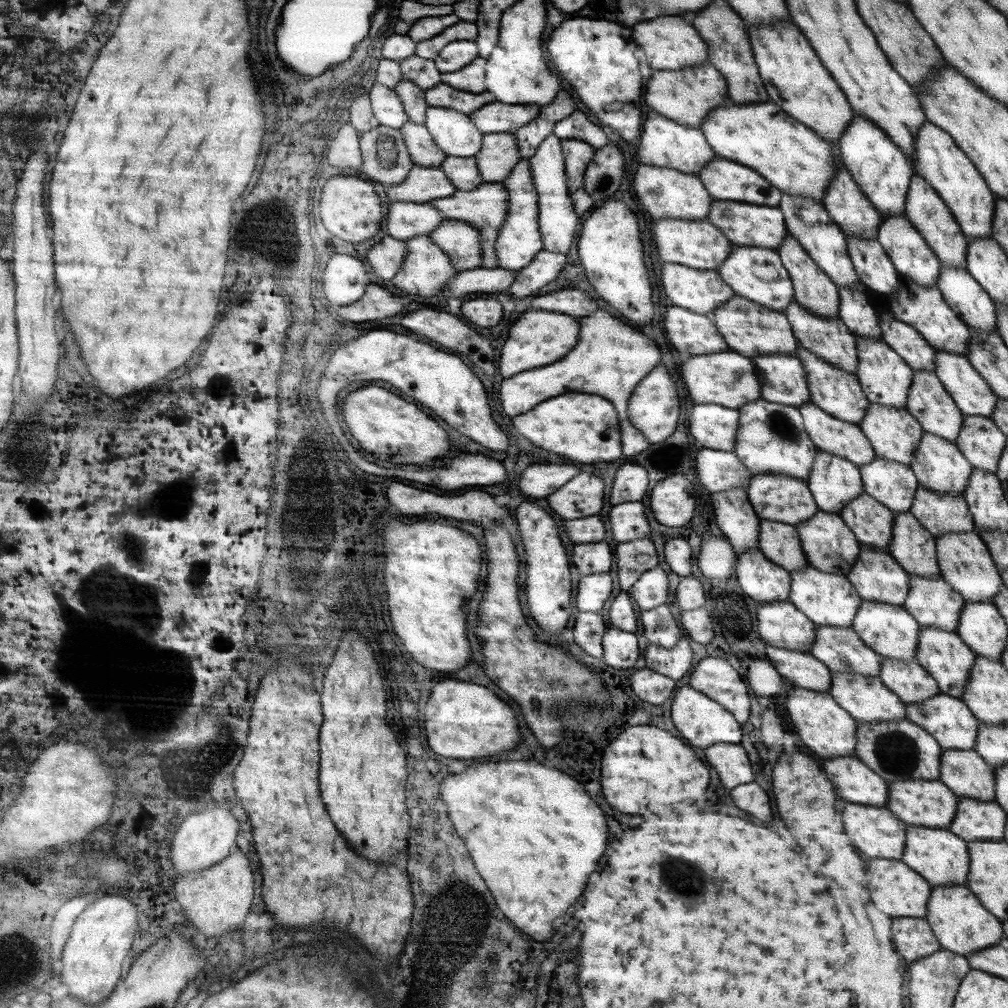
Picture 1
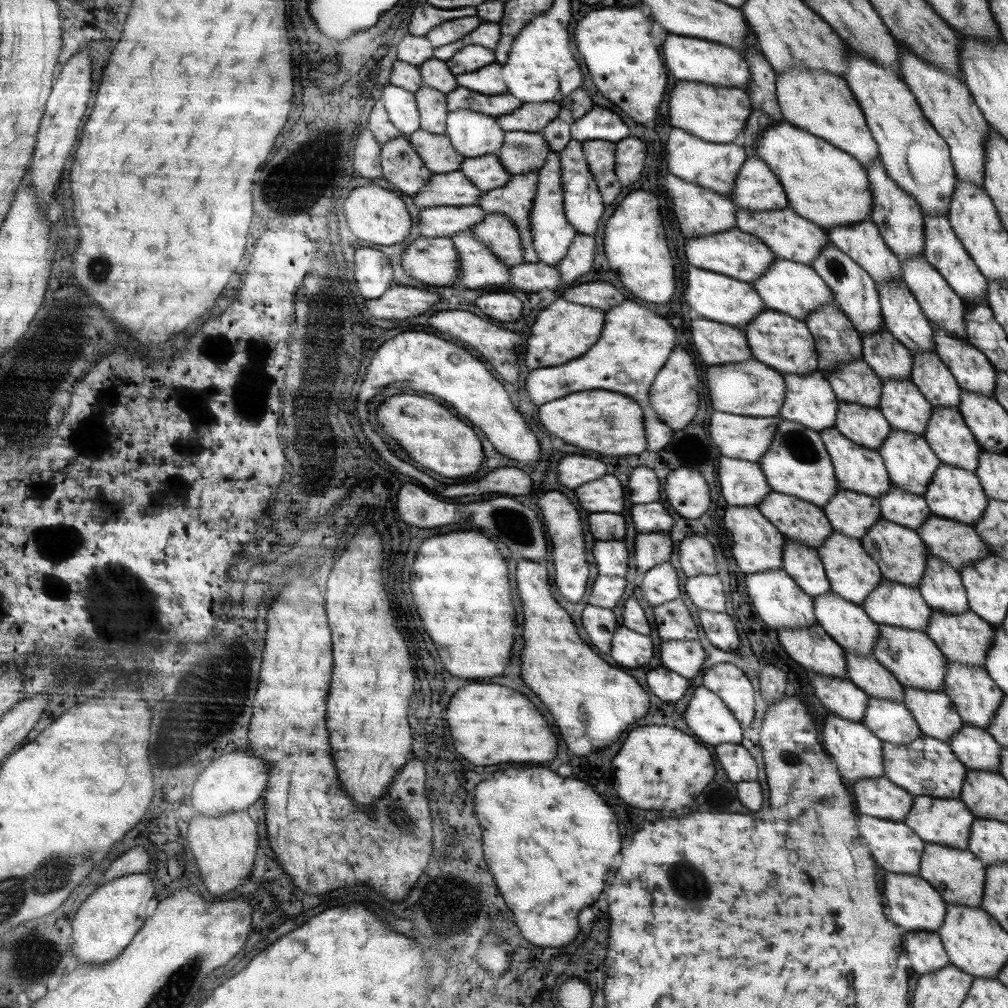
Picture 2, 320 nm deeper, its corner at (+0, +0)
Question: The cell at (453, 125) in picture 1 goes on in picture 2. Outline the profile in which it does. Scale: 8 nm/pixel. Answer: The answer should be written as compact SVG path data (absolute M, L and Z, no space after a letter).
M471 110L448 111L444 135L465 158L497 154L504 144L504 133L490 116Z

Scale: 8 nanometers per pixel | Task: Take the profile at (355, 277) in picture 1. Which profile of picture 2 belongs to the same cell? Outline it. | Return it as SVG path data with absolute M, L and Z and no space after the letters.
M361 248L357 252L357 288L363 298L379 298L393 282L391 278L393 270L385 254L373 248Z

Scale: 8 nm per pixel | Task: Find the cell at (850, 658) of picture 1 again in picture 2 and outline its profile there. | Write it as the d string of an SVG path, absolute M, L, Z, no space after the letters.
M845 652L849 680L869 697L904 702L904 690L899 681L873 656Z

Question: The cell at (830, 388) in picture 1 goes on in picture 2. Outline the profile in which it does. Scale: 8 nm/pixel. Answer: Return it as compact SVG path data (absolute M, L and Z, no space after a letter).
M837 402L834 428L853 444L875 451L879 450L893 430L879 408L865 408L845 402Z

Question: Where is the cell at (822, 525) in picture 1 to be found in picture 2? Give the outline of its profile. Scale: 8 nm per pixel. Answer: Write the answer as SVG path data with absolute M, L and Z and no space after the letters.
M832 531L823 547L816 551L823 562L824 572L831 584L831 591L843 600L848 600L853 604L861 605L868 595L876 590L878 584L882 582L883 574L880 572L876 561L865 552L865 548L860 544L860 540L847 537L840 532Z

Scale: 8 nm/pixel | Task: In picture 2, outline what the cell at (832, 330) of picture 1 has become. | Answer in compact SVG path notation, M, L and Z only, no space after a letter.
M863 358L834 366L824 376L827 377L837 402L878 409L882 380Z

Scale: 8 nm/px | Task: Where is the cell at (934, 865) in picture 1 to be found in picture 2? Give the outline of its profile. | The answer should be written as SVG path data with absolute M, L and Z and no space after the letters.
M929 844L929 848L924 847L922 858L925 860L921 862L921 876L925 876L925 880L929 880L929 884L933 884L937 892L941 892L941 896L945 896L947 904L961 904L971 909L980 909L981 897L984 896L986 868L972 852L968 849L951 850L951 848Z

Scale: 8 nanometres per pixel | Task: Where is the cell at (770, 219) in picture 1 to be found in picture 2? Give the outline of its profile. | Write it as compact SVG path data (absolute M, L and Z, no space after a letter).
M736 208L736 227L741 232L751 233L762 243L765 243L773 252L775 258L797 261L799 264L810 265L820 255L822 248L830 242L826 230L797 216L792 209L781 211L750 212Z

